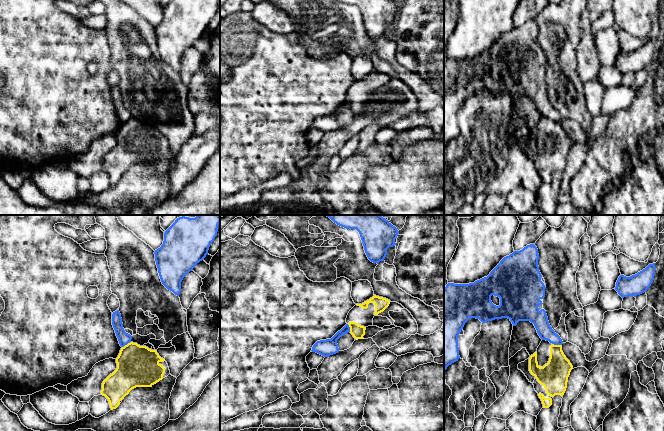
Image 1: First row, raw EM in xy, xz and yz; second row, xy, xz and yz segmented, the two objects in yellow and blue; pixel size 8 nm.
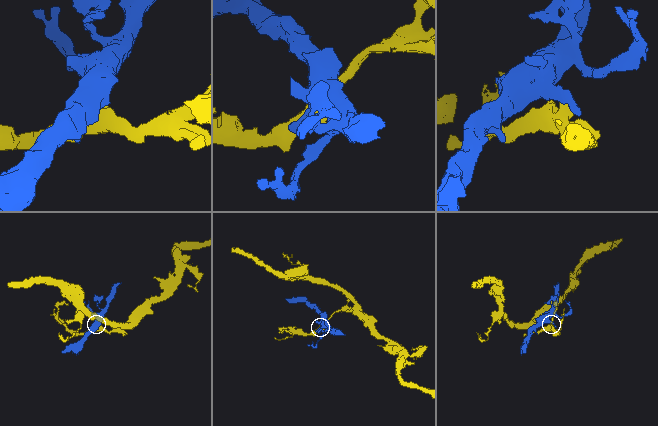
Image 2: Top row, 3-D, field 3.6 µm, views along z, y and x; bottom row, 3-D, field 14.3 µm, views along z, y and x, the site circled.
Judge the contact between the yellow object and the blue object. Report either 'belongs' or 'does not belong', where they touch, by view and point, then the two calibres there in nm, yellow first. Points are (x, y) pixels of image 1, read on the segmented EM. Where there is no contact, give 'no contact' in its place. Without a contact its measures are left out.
does not belong; contact yz (557, 345); calibres 220 and 130 nm

